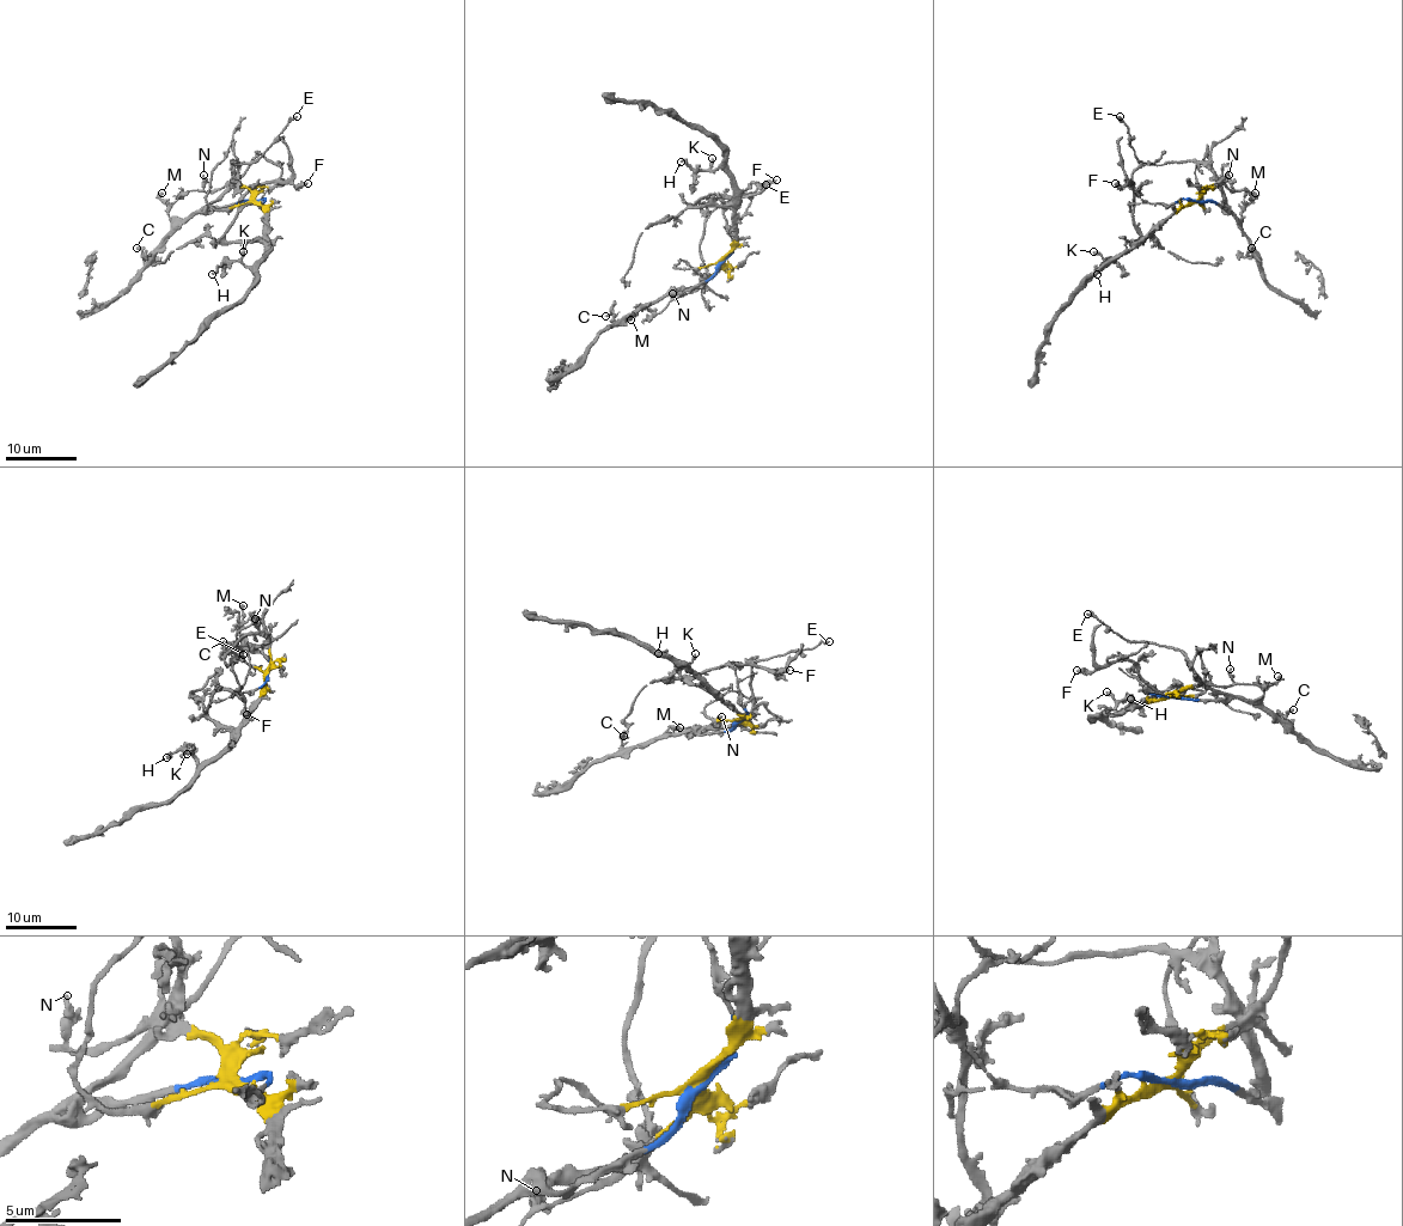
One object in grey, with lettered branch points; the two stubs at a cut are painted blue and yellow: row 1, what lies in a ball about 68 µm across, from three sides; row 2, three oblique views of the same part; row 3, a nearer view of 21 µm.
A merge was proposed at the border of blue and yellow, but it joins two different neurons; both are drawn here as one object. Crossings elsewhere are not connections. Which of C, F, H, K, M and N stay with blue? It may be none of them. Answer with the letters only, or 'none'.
C, M

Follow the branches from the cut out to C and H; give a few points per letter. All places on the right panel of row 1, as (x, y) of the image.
C: (1195, 201), (1213, 201), (1228, 212), (1254, 256), (1246, 254), (1250, 246)
H: (1195, 201), (1176, 212), (1133, 249), (1116, 254), (1103, 267), (1105, 261), (1096, 273)

